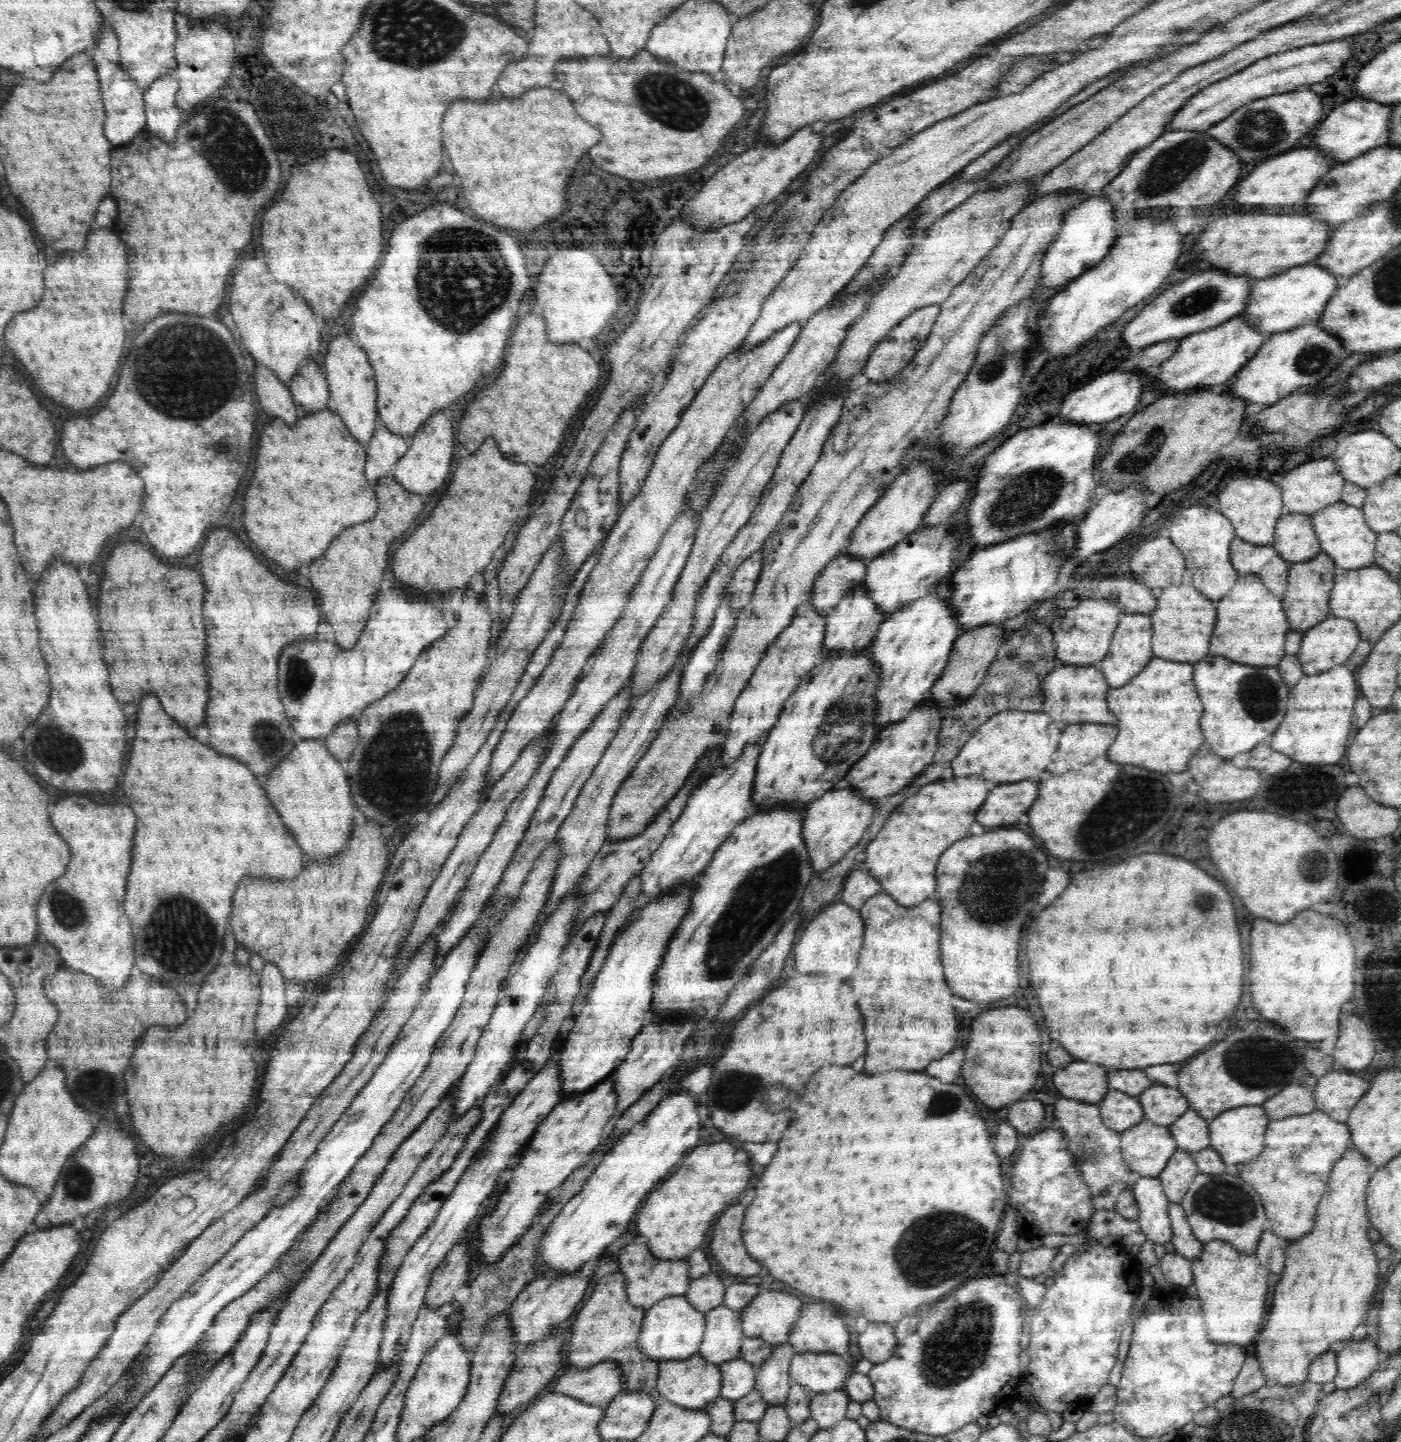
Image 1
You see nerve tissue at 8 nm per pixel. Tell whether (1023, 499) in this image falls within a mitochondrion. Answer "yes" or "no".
yes

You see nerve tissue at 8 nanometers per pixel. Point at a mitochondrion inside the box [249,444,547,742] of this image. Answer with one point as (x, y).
(299, 678)

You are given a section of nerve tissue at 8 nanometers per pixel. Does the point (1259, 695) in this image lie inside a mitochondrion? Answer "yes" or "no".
yes

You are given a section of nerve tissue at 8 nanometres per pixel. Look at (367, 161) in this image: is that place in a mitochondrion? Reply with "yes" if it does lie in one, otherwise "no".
no

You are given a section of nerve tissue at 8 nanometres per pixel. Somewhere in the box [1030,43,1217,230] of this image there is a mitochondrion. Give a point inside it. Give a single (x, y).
(1171, 165)

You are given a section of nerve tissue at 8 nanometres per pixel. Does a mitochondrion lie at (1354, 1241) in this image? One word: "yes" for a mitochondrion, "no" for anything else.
no

